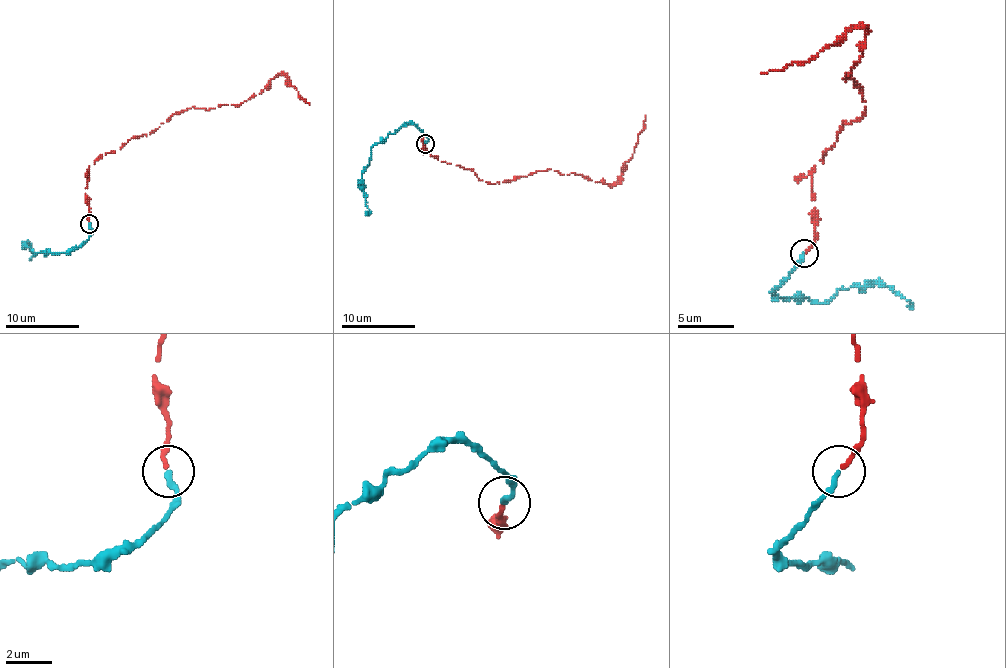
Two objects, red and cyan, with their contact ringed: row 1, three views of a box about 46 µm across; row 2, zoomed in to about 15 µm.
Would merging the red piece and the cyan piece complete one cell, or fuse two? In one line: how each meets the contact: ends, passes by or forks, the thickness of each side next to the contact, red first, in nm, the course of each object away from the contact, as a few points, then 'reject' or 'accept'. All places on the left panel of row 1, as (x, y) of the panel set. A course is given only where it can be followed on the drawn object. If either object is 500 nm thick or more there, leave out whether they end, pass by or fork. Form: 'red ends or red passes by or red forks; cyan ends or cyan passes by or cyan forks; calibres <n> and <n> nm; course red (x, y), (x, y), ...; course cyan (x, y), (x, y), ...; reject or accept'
red ends; cyan ends; calibres 200 and 280 nm; course red (89, 223), (89, 167), (172, 115), (192, 106), (239, 104), (283, 73), (309, 104); course cyan (89, 223), (92, 234), (66, 251), (35, 256), (28, 243), (33, 253), (29, 260); accept

